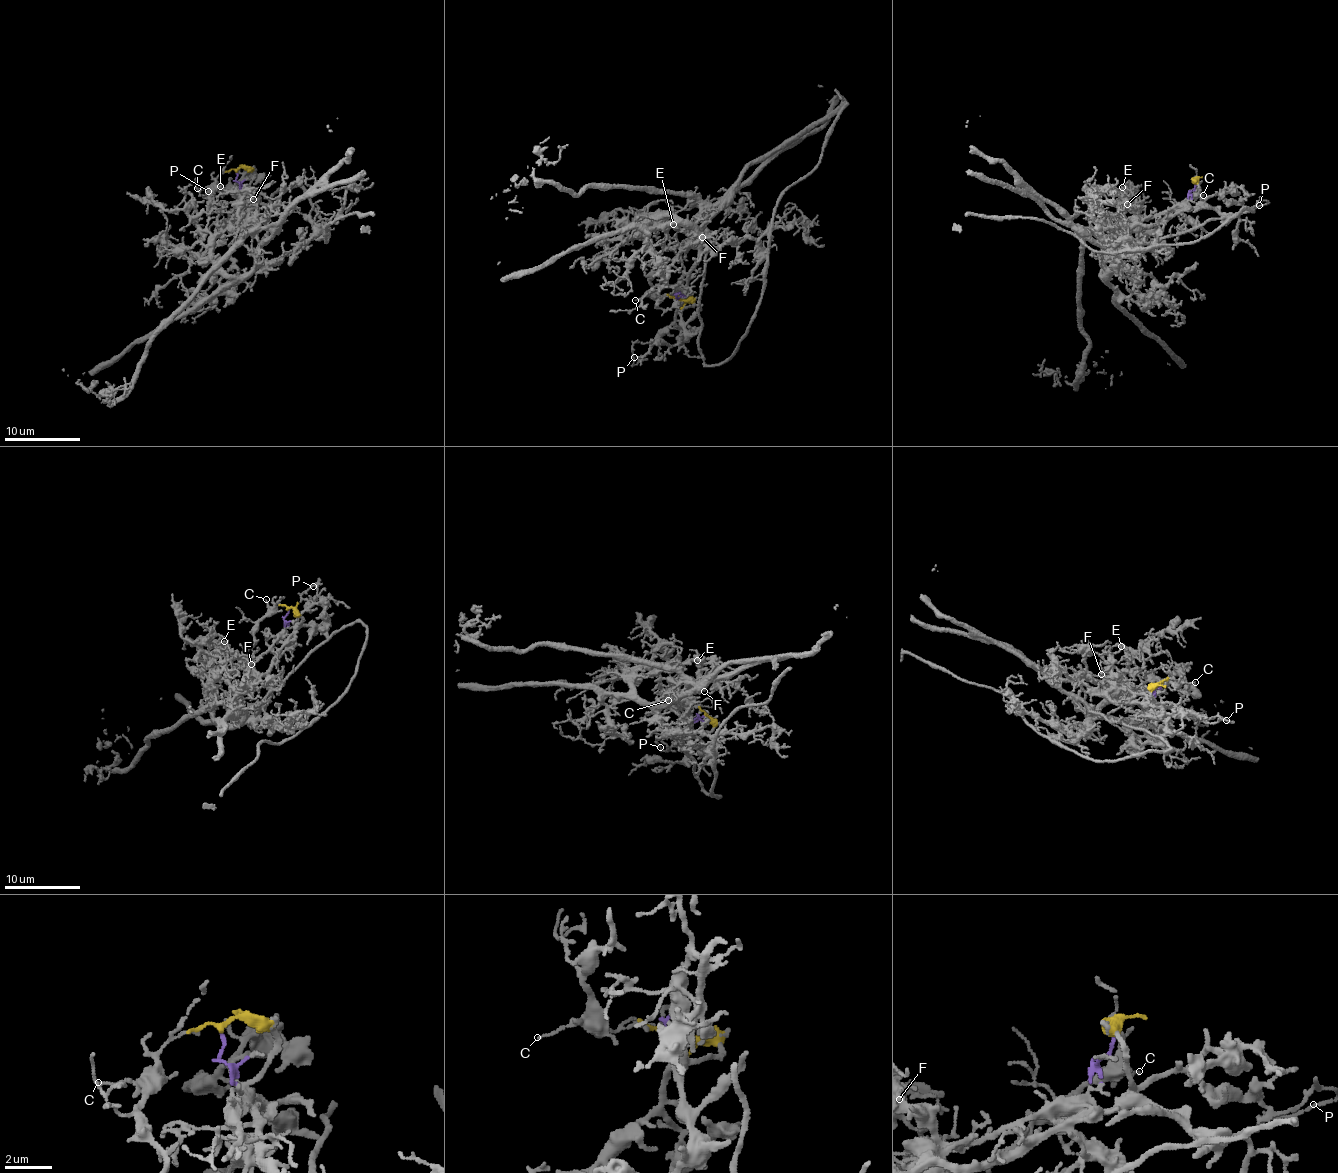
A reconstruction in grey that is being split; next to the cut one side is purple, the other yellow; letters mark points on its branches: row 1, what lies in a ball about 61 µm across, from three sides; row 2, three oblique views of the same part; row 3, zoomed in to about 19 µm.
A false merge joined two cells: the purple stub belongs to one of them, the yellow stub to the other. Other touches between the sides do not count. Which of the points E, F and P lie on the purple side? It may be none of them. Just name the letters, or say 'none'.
E, F

